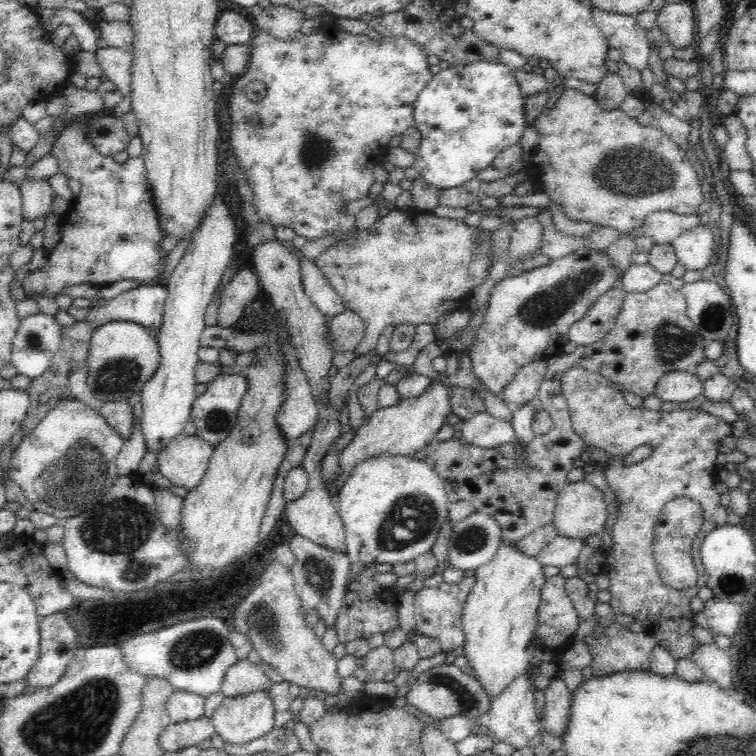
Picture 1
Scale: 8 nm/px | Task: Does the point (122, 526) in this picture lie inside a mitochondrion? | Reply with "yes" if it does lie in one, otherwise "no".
yes

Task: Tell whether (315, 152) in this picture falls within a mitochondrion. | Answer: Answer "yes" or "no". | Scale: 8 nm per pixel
yes

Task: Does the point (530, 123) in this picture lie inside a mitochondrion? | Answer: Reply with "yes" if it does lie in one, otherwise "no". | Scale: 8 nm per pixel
no

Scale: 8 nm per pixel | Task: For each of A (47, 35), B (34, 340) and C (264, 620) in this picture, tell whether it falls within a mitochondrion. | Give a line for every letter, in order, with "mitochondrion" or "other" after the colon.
A: other
B: mitochondrion
C: mitochondrion

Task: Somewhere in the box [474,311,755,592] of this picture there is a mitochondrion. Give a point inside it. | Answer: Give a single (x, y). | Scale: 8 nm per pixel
(671, 345)

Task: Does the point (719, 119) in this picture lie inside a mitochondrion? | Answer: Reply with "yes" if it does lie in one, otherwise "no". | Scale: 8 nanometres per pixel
no

